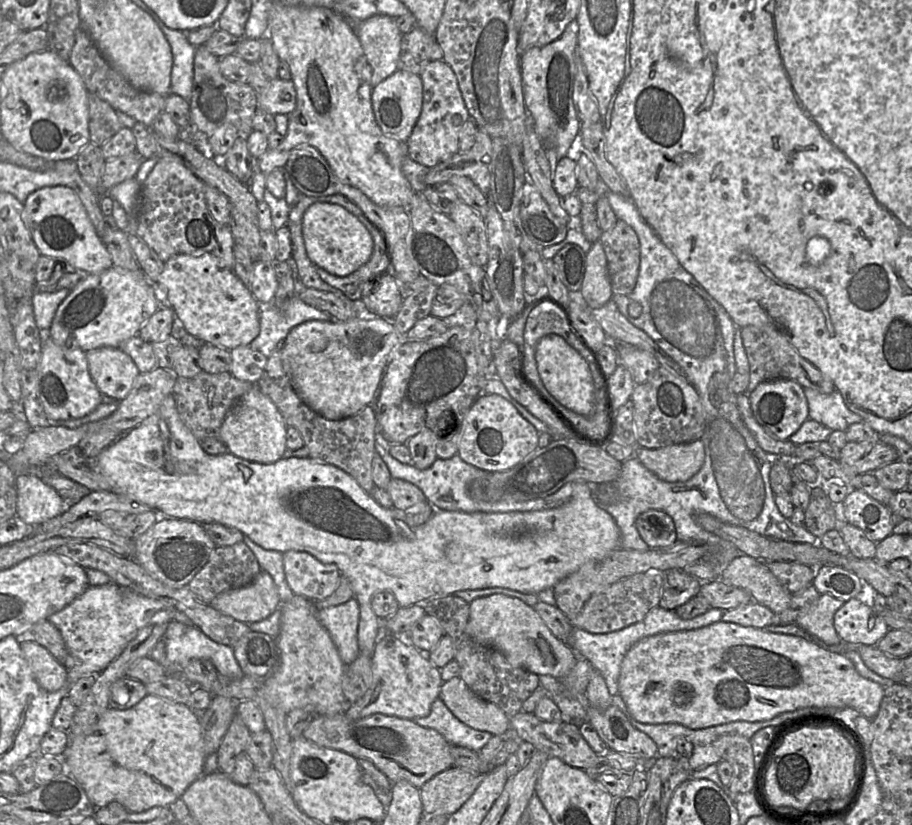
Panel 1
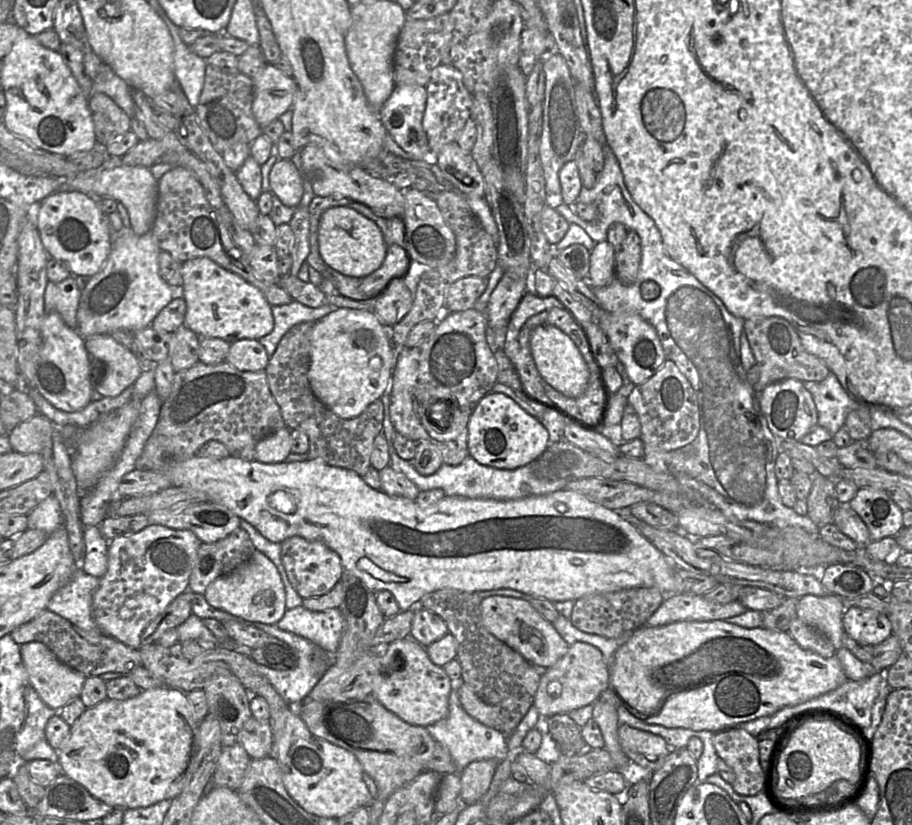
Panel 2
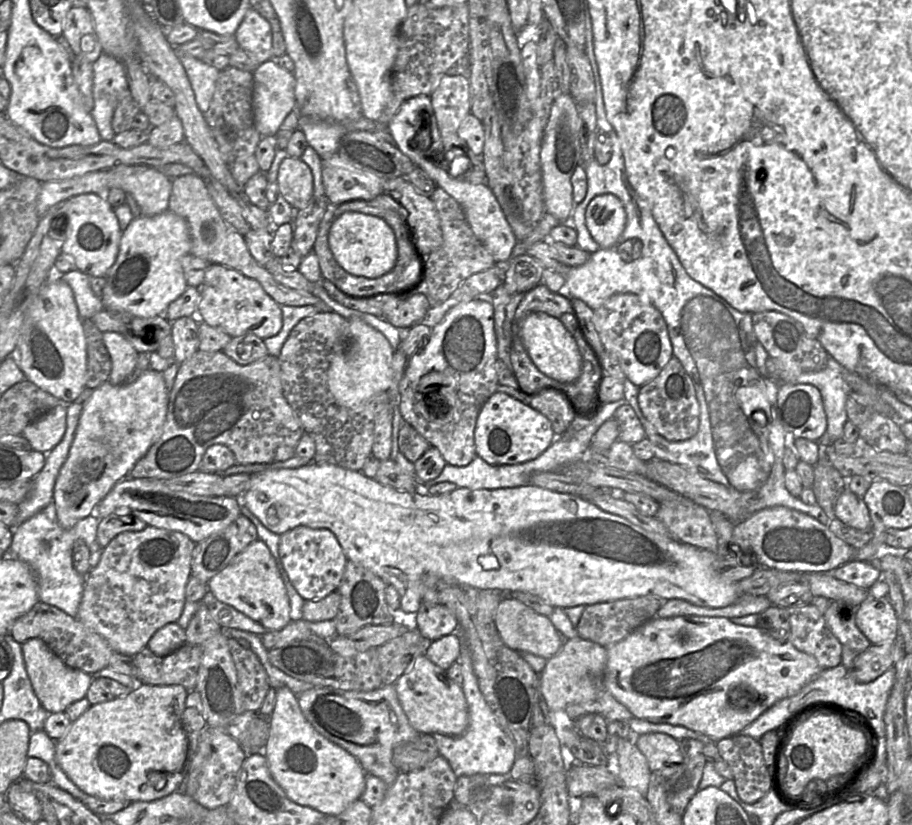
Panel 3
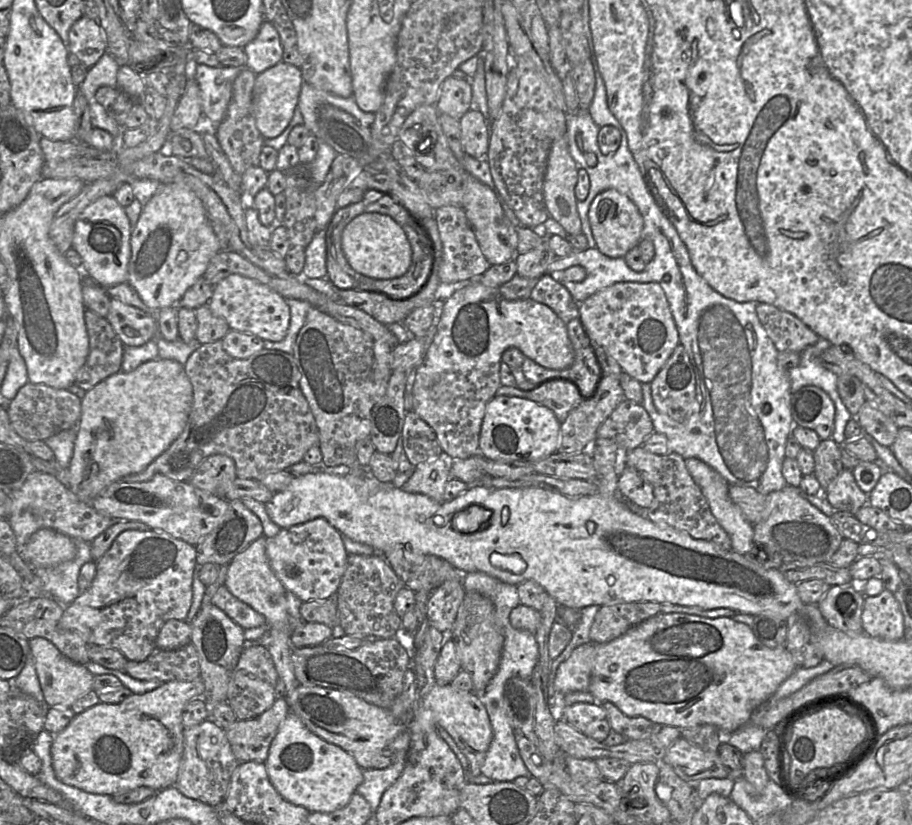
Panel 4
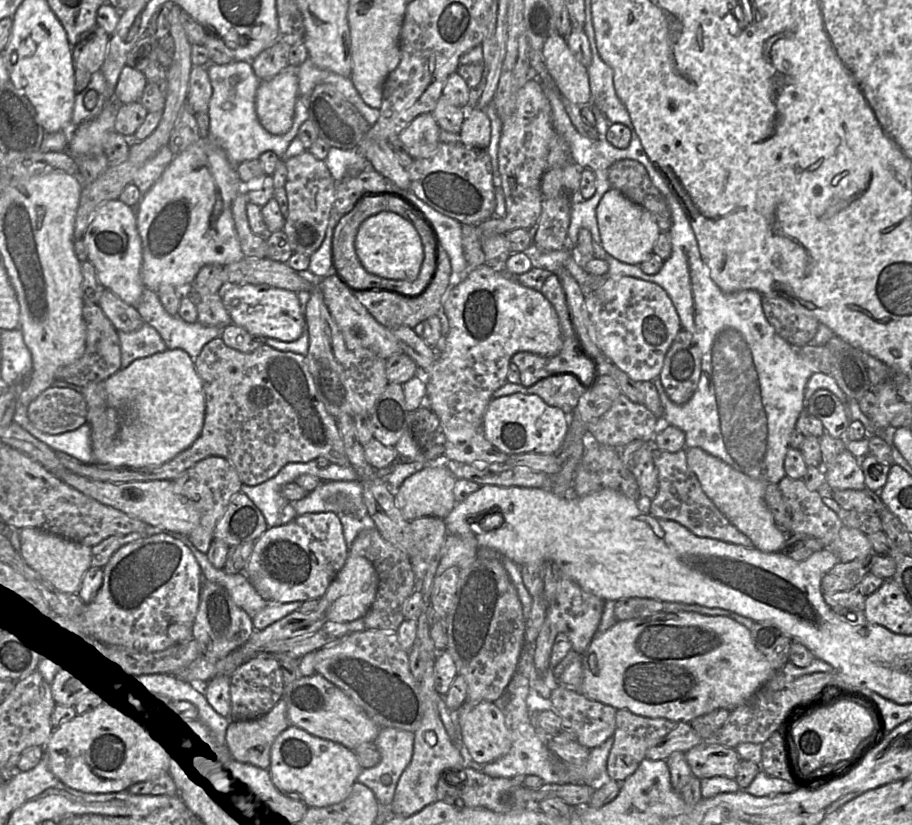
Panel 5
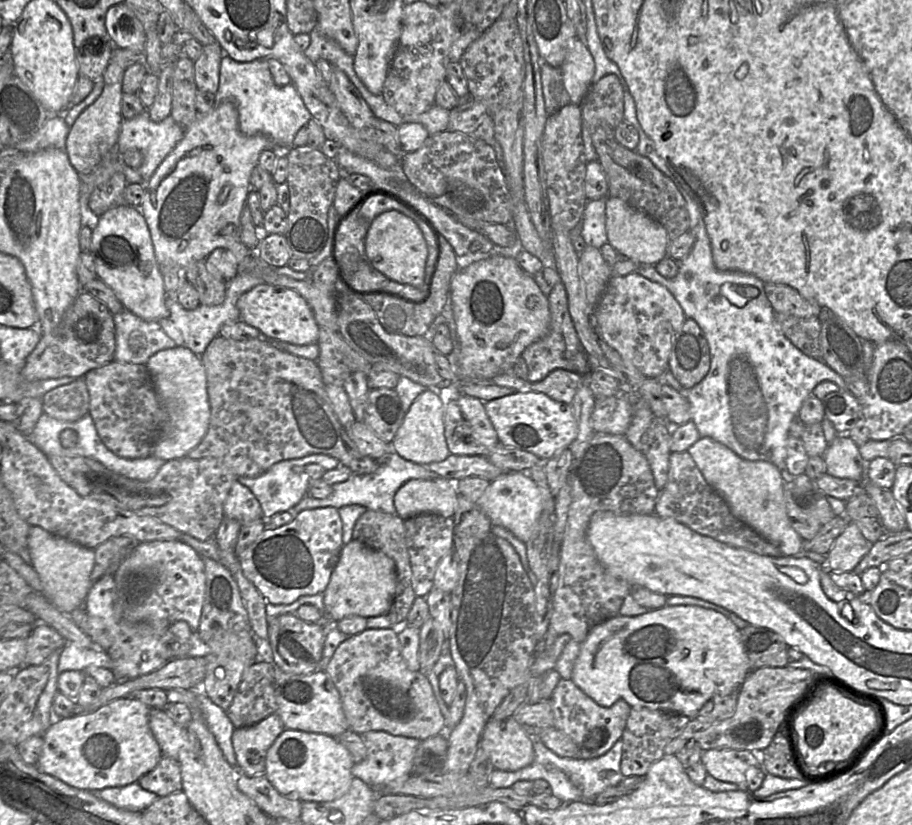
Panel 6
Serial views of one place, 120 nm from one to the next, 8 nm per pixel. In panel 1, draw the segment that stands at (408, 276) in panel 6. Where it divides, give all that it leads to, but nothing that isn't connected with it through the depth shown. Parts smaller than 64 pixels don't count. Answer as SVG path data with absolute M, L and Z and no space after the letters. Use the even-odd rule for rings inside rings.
M314 203L302 220L306 253L314 265L330 274L345 277L364 265L373 253L373 238L360 220L338 204Z

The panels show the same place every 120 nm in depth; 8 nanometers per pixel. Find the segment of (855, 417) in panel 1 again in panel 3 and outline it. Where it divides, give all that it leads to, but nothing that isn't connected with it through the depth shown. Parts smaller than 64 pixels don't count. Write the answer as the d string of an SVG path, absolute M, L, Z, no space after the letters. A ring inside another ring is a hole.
M829 357L822 370L802 373L789 382L812 385L819 390L827 418L826 433L832 443L843 437L843 427L848 420L845 404L851 389L844 380L842 371L843 367L834 358Z

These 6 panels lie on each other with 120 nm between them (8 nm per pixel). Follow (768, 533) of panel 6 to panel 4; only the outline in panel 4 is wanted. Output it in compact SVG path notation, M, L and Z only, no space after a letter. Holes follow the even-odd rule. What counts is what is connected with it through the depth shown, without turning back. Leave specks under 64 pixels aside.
M697 458L685 459L687 471L706 498L713 516L731 539L731 550L745 555L754 547L754 525L729 496L729 483Z

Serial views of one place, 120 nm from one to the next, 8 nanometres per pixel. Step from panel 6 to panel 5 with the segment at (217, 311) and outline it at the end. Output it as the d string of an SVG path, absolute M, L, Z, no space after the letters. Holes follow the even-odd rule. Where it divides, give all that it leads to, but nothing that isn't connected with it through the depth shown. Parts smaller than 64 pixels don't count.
M145 289L134 306L145 323L160 334L168 350L182 349L195 360L203 347L221 336L224 328L205 326L198 321L187 323L179 315L170 315L162 306L157 292Z

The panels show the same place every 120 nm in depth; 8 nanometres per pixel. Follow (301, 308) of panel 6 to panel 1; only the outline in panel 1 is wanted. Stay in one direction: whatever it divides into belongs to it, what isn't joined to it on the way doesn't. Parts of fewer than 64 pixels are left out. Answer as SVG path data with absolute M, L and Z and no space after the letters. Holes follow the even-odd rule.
M203 253L200 255L178 254L172 256L165 262L162 273L157 282L153 284L155 287L155 295L160 304L163 303L170 306L173 309L175 316L183 323L185 330L192 336L200 339L203 343L208 343L231 351L240 346L248 346L259 334L260 303L254 298L251 290L234 274L232 269L225 267L222 262L211 253Z

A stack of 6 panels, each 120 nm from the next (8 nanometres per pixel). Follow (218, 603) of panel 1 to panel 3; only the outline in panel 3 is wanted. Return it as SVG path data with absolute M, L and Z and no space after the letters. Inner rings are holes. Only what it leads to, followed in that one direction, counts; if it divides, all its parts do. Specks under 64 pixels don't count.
M260 539L248 545L213 576L208 581L207 588L219 601L260 623L267 631L281 630L291 622L286 587L275 559L267 545Z

